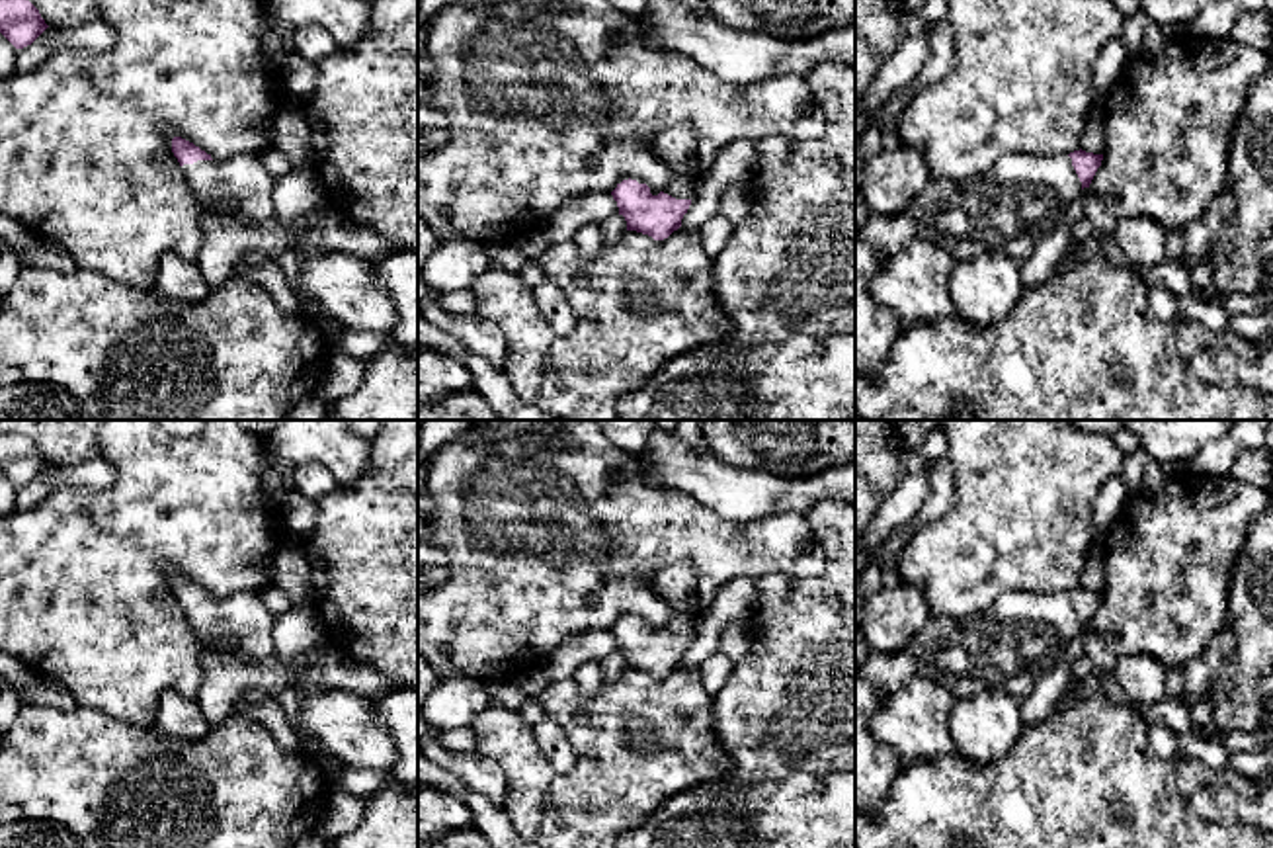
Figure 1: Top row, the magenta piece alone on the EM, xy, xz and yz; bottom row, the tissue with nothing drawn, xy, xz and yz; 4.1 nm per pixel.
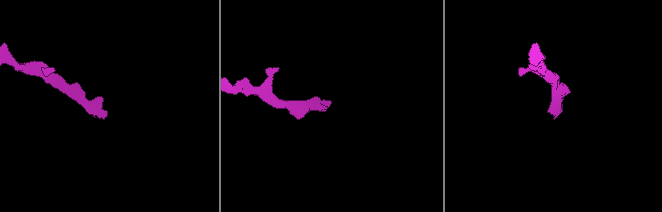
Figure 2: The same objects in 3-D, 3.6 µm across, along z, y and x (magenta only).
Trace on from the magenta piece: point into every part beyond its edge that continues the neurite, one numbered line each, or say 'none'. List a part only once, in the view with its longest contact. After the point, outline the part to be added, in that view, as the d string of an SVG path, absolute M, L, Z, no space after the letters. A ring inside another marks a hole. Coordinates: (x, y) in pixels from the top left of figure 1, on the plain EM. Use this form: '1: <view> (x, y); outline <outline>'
1: xz (676, 583); outline M689 563L666 565L652 572L648 584L674 612L664 631L676 637L693 637L699 621L697 569Z

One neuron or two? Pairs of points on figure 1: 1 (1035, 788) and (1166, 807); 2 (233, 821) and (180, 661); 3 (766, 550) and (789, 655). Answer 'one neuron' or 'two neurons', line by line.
1: one neuron
2: two neurons
3: two neurons

